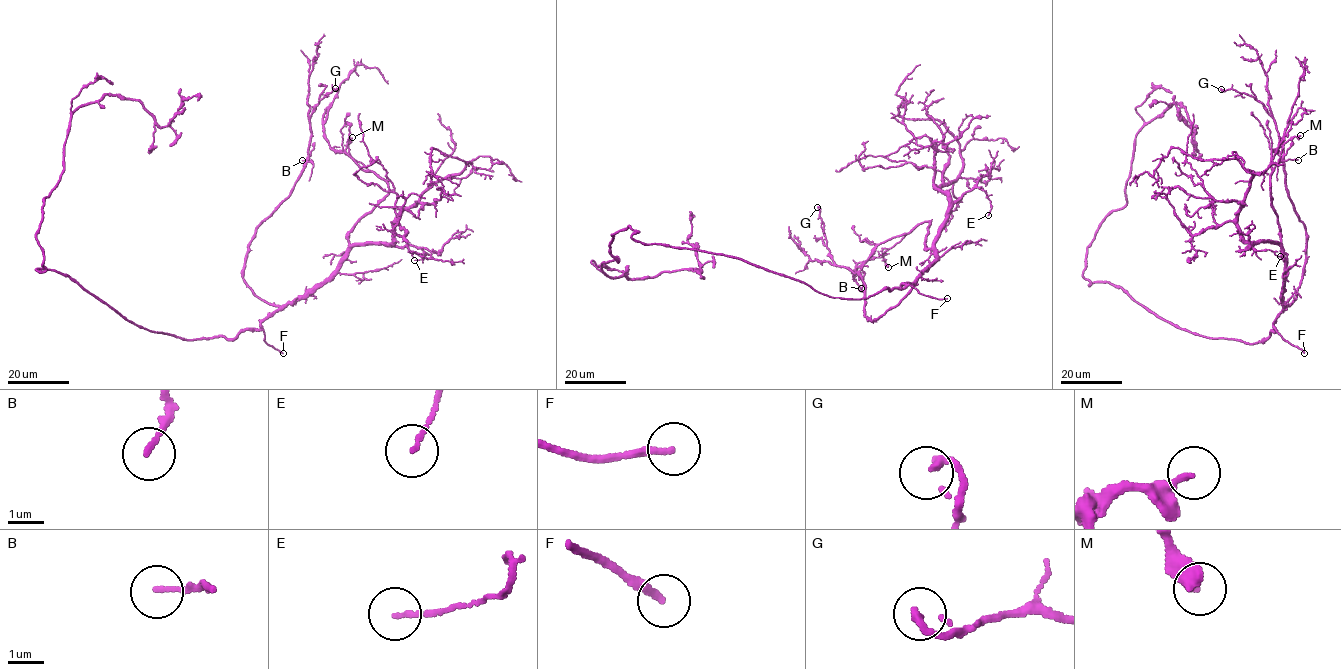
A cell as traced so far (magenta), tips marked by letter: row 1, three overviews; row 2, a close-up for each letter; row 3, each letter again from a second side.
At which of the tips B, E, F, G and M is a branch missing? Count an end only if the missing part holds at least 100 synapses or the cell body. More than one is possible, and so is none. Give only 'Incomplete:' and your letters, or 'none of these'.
Incomplete: F

